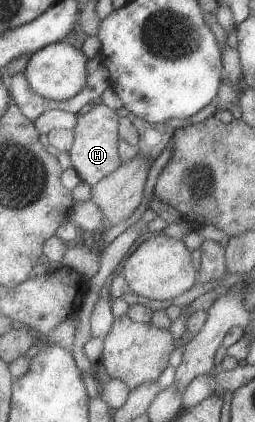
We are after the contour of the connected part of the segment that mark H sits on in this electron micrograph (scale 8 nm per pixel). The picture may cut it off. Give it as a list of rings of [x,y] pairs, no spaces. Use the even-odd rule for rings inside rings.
[[[106,104],[95,105],[89,113],[81,115],[74,130],[77,139],[70,151],[72,161],[83,180],[93,188],[125,163],[120,150],[123,139],[120,114]]]

